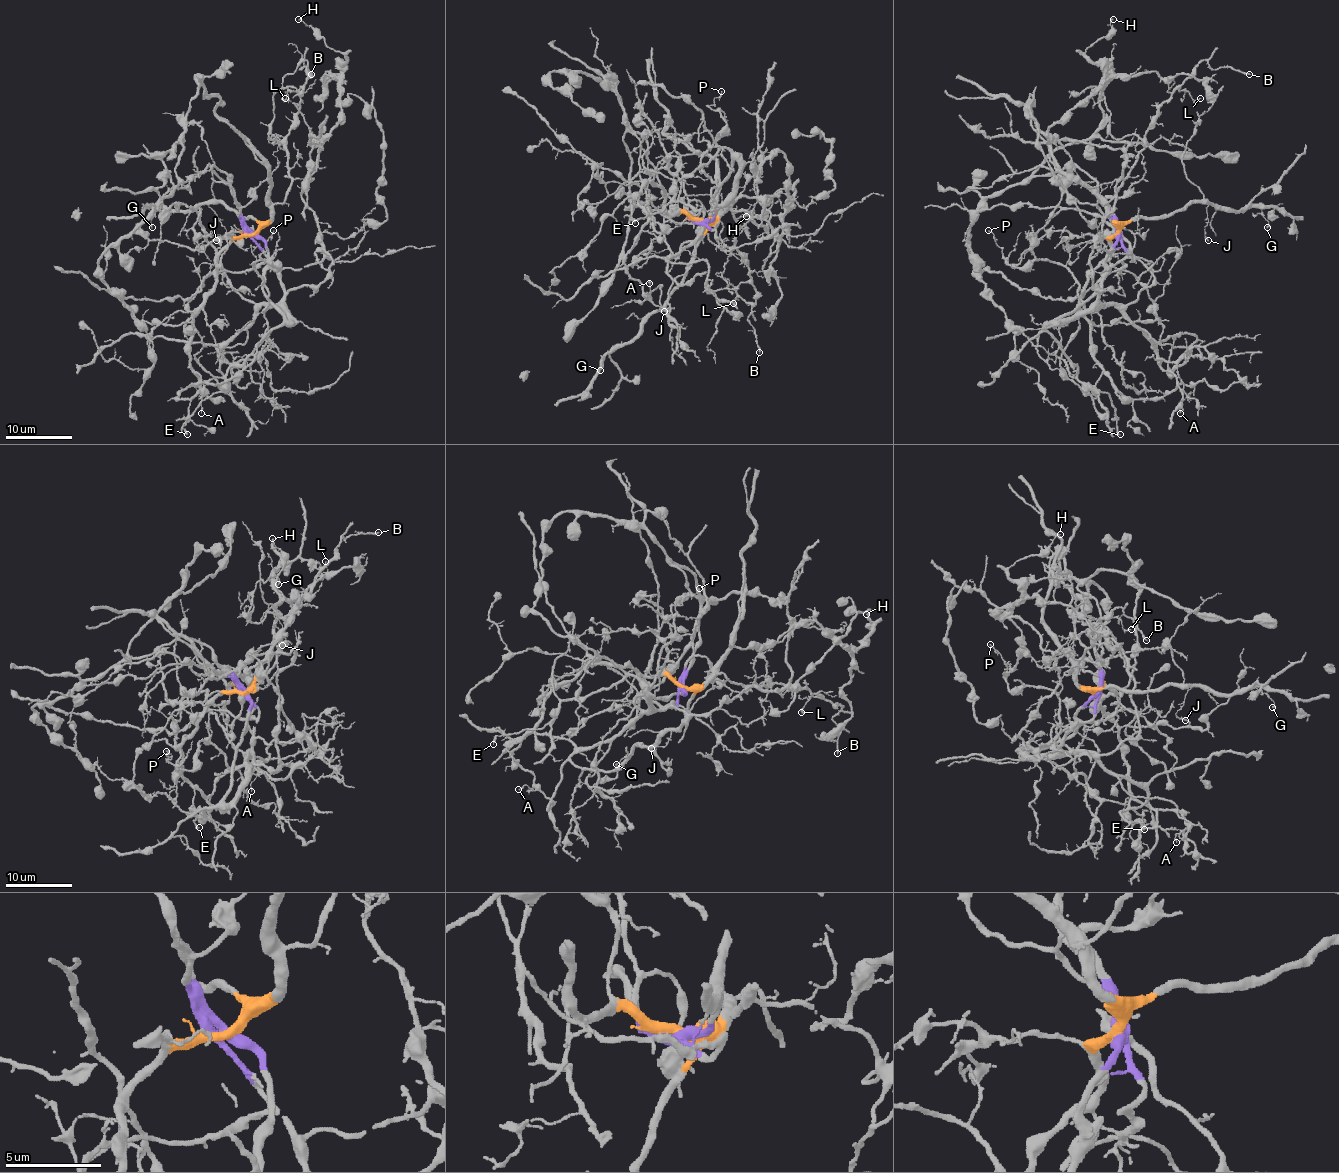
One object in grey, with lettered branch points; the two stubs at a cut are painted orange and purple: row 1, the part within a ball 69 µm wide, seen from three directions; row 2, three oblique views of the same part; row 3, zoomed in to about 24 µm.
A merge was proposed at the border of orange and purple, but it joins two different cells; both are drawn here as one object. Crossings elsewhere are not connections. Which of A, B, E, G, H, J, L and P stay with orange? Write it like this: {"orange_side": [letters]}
{"orange_side": ["A", "B", "G", "H", "J", "L"]}

